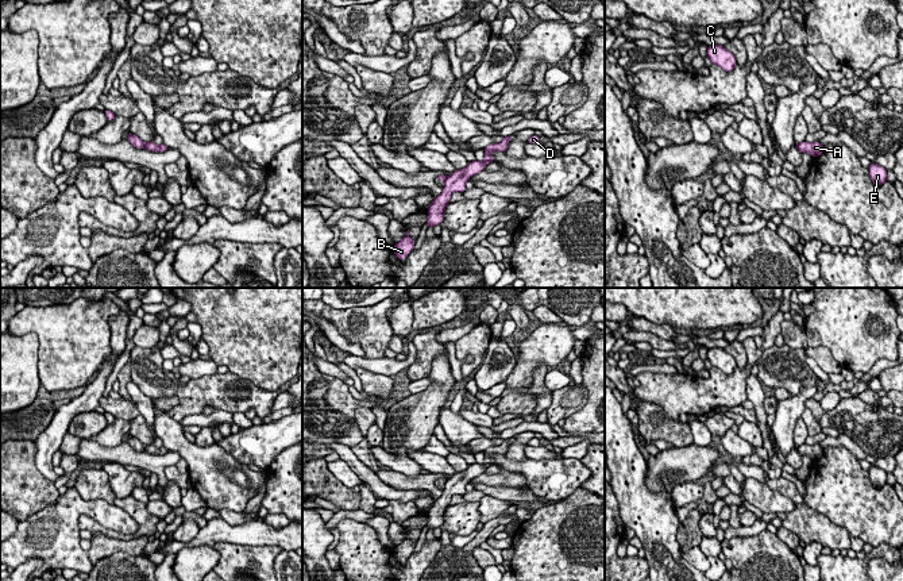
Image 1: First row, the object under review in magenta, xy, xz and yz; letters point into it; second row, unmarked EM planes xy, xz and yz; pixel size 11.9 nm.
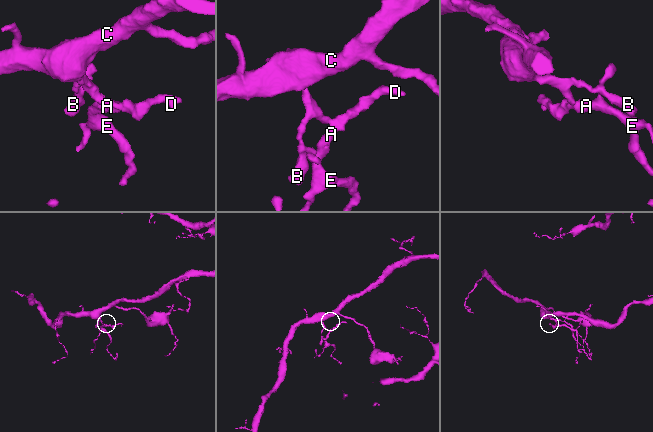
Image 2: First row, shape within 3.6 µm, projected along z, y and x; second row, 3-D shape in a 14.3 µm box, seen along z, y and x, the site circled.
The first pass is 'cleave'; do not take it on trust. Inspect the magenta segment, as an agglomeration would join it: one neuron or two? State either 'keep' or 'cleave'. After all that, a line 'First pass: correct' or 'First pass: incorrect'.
cleave
First pass: correct

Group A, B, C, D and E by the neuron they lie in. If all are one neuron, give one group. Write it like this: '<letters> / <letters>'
A D E / B C

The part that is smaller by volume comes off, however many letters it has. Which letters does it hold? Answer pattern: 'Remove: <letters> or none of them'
Remove: A, D, E

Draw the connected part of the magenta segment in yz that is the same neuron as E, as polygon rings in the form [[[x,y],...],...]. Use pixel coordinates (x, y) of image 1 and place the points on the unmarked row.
[[[872,465],[868,473],[871,482],[875,488],[880,489],[887,484],[887,472],[884,472],[879,466]]]

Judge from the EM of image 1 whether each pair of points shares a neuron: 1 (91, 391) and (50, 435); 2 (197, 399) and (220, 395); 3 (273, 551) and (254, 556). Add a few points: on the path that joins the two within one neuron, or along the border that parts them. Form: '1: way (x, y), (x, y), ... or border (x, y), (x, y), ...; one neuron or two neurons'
1: way (81, 401), (58, 424); one neuron
2: way (203, 395), (215, 395); one neuron
3: way (269, 551), (265, 556), (258, 556); one neuron

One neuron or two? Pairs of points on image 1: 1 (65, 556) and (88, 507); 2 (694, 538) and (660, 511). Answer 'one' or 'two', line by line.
1: one
2: two

